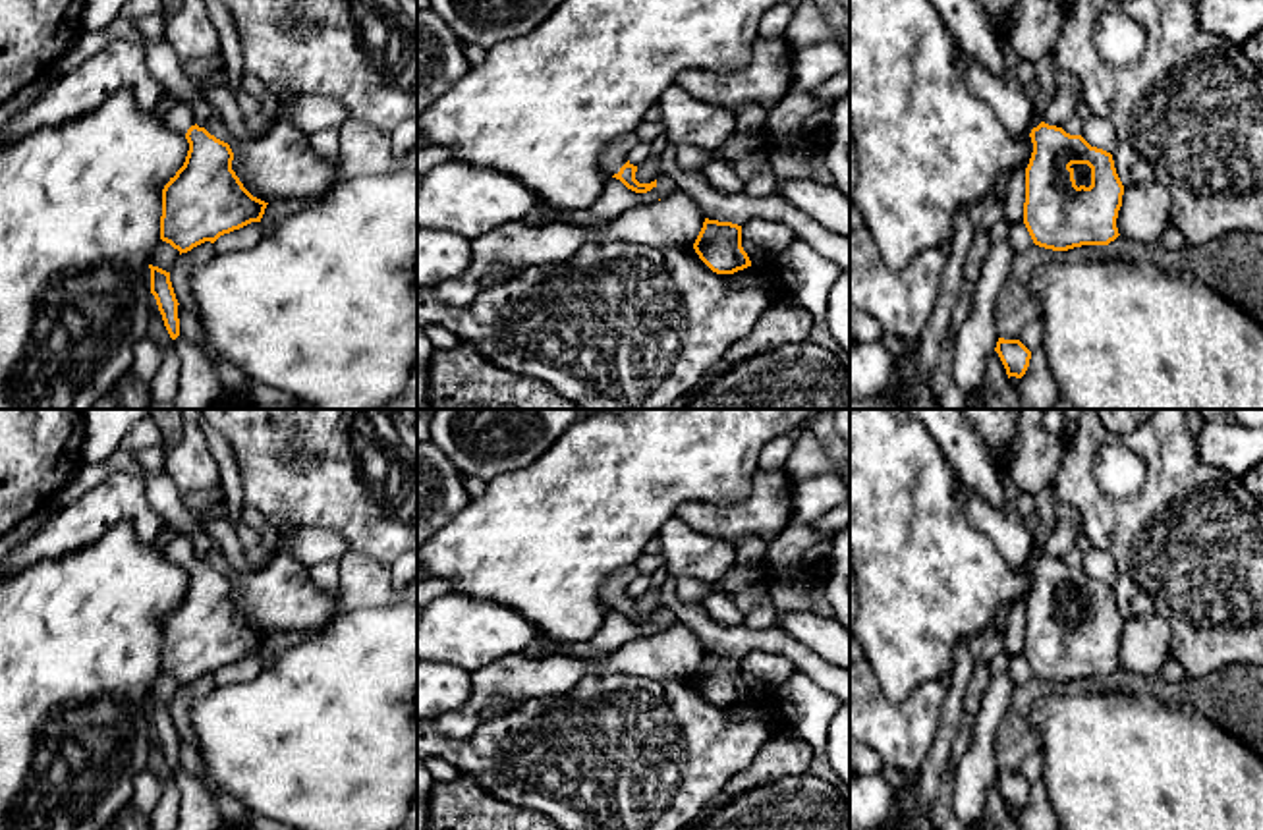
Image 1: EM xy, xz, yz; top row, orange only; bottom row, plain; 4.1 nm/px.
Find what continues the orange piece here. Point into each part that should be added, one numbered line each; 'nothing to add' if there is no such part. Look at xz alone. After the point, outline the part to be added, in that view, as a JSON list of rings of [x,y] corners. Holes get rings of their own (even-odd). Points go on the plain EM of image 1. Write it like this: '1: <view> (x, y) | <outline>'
1: xz (617, 585) | [[[635,566],[614,571],[603,585],[601,600],[612,610],[628,595],[632,581],[637,577]]]

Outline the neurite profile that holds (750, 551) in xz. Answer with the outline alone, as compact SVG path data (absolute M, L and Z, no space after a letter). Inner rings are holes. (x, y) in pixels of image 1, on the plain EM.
M747 537L736 544L738 558L736 564L749 567L765 558L769 542L759 537Z

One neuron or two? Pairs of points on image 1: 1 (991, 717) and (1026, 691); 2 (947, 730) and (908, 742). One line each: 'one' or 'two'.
1: two
2: two

